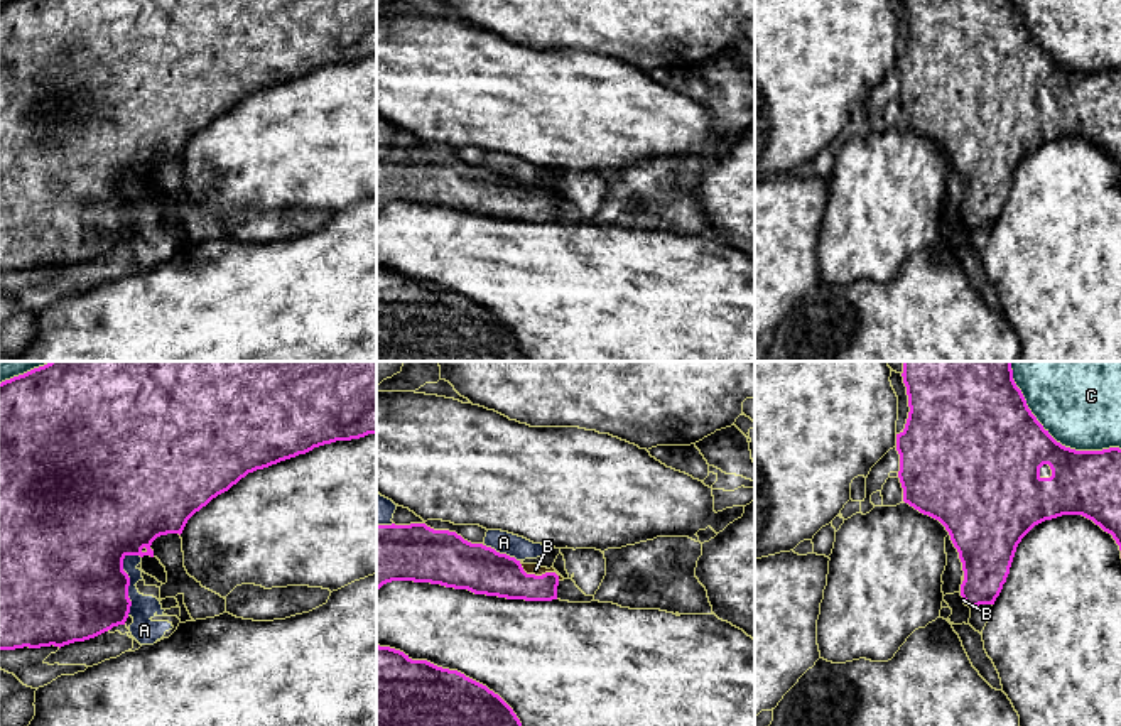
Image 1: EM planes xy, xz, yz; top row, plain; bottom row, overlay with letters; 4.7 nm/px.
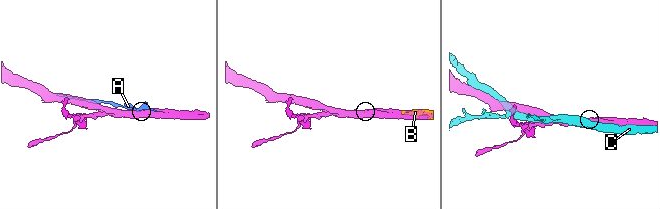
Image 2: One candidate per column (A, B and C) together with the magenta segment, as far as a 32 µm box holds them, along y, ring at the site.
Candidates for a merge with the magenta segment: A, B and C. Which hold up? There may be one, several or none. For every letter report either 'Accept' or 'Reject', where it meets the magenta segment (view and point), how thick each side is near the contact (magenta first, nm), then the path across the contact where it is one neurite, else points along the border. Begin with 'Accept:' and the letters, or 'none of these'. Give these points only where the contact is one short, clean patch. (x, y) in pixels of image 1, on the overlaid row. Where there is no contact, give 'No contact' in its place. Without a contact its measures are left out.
Accept: B
A: Reject. Touches magenta at xy (129, 579). Thickness 480 nm (magenta) against 120 nm
B: Accept. Touches magenta at xz (539, 576). Thickness 220 nm (magenta) against 50 nm
C: Reject. Touches magenta at yz (1047, 433). Thickness 460 nm (magenta) against 460 nm

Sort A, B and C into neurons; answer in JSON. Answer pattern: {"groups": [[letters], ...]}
{"groups": [["A"], ["B"], ["C"]]}

